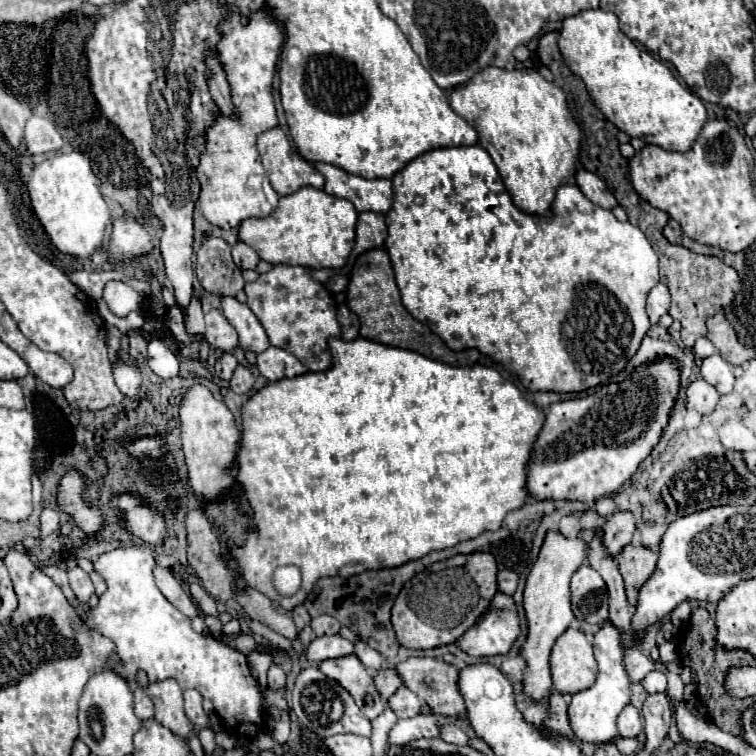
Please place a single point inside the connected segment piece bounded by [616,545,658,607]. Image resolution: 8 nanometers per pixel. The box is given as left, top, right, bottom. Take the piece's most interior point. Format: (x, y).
(636, 563)

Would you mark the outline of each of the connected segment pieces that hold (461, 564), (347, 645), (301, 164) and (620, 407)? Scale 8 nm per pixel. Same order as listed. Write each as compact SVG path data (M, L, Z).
M470 553L470 555L456 555L450 559L444 559L440 563L434 563L434 569L426 569L414 575L402 587L392 607L392 625L400 645L408 649L434 649L434 647L442 647L458 641L464 635L464 631L470 629L470 625L474 625L476 619L488 609L490 599L498 591L496 571L498 571L496 561L490 553Z
M324 635L316 637L308 647L306 647L306 659L308 661L326 661L334 657L344 657L354 653L354 643L342 639L340 635Z
M274 127L258 137L258 151L270 183L280 195L296 193L306 185L316 189L324 187L324 177L312 167L312 163L298 157L280 127Z
M662 355L656 361L638 365L622 383L610 383L592 395L566 399L554 403L546 411L544 427L534 443L528 465L528 491L536 499L570 499L570 501L596 501L620 491L638 473L642 461L660 443L668 419L672 415L680 391L680 363Z

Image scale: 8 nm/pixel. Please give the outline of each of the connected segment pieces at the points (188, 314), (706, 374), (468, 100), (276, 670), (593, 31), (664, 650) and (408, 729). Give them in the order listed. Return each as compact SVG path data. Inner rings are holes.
M194 297L192 303L184 309L184 327L186 327L188 337L196 337L196 335L200 335L200 333L206 331L202 305L200 305L200 301L198 301L196 297Z
M714 353L714 355L706 357L706 359L702 361L700 373L702 373L702 377L704 377L710 385L714 385L714 387L720 391L720 395L730 393L732 387L734 387L732 365L730 365L728 361L724 361L720 353Z
M484 67L470 81L452 87L448 91L448 99L450 107L476 129L478 145L482 145L490 153L508 193L512 195L514 205L518 205L518 209L526 213L550 215L550 203L556 189L562 183L568 183L576 171L574 161L580 141L580 127L576 125L572 113L566 109L564 91L554 83L542 79L534 69L506 71L500 67Z
M272 665L268 669L268 687L272 691L278 691L278 689L284 689L286 687L286 675L284 671L280 669L280 665Z
M590 9L568 17L562 25L558 47L568 69L584 81L594 105L620 131L630 137L646 137L646 143L662 149L690 149L708 119L702 99L686 89L664 61L634 45L620 31L614 13Z
M664 643L664 645L660 645L658 649L660 649L660 663L668 665L668 663L672 663L672 661L678 659L676 645L672 645L672 643Z
M418 713L412 719L398 719L388 733L388 745L406 745L422 737L438 737L438 723L444 721L442 715Z

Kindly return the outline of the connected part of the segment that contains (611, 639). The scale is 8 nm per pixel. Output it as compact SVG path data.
M608 621L600 627L594 639L594 657L598 661L598 677L596 683L580 693L572 695L572 701L568 705L568 721L572 725L574 735L580 741L588 743L608 743L614 741L616 731L616 717L624 709L624 705L630 703L630 679L626 675L624 663L622 663L622 647L618 629L610 625Z

